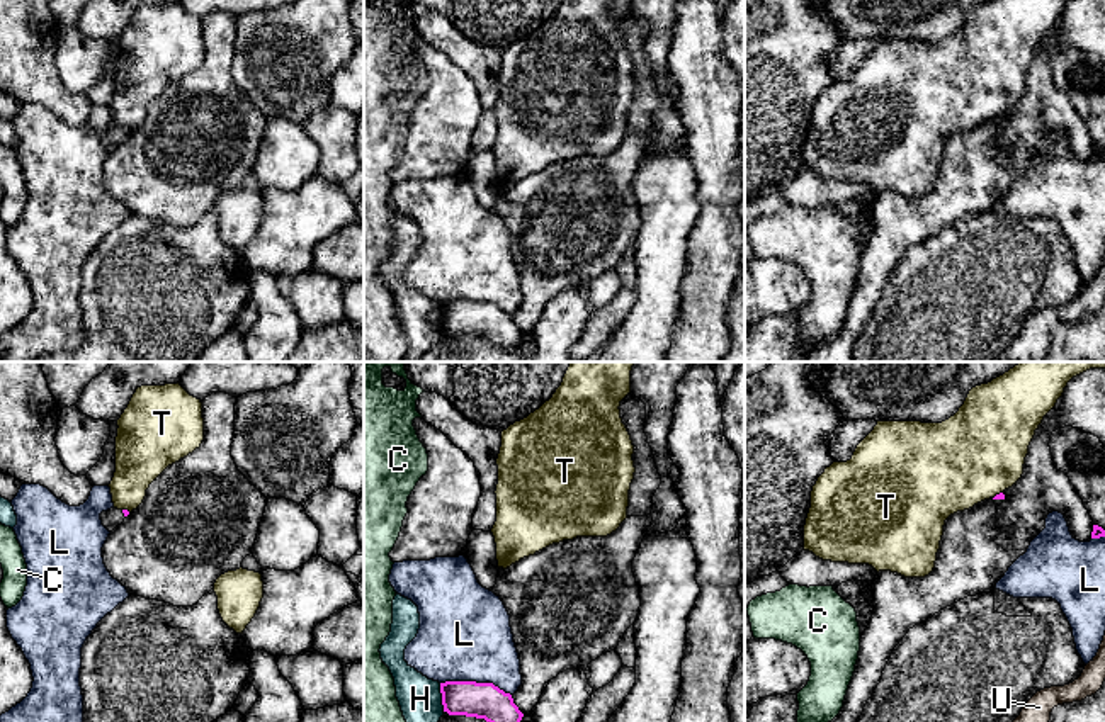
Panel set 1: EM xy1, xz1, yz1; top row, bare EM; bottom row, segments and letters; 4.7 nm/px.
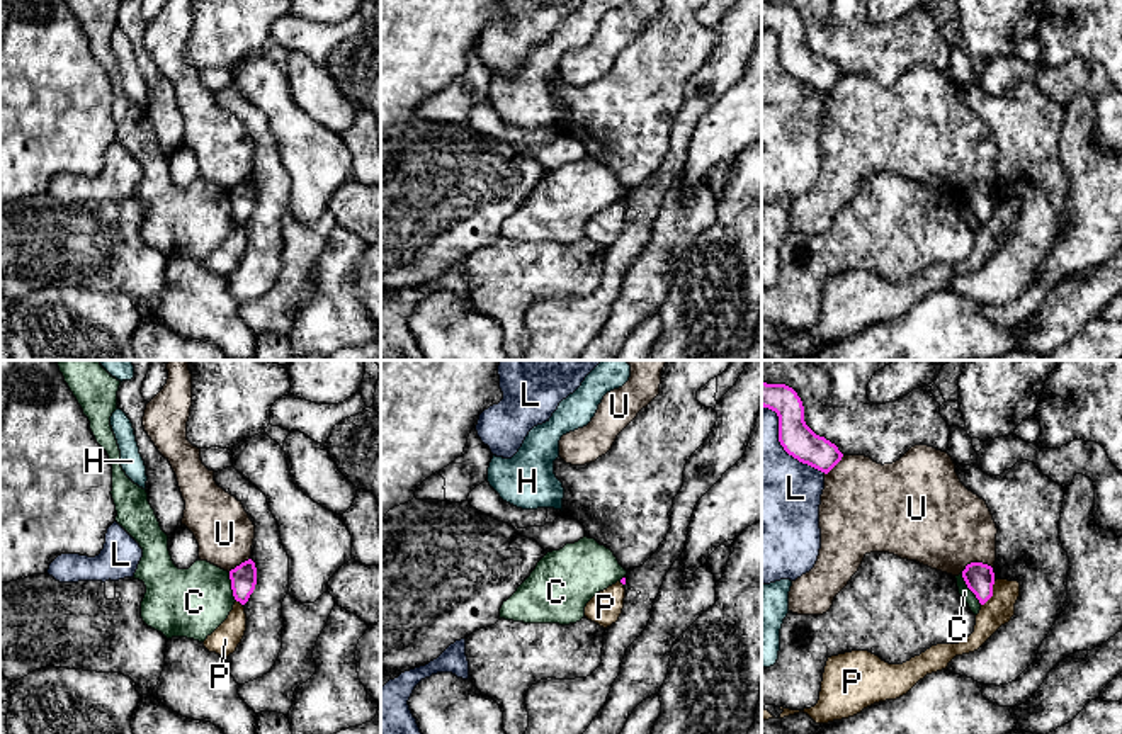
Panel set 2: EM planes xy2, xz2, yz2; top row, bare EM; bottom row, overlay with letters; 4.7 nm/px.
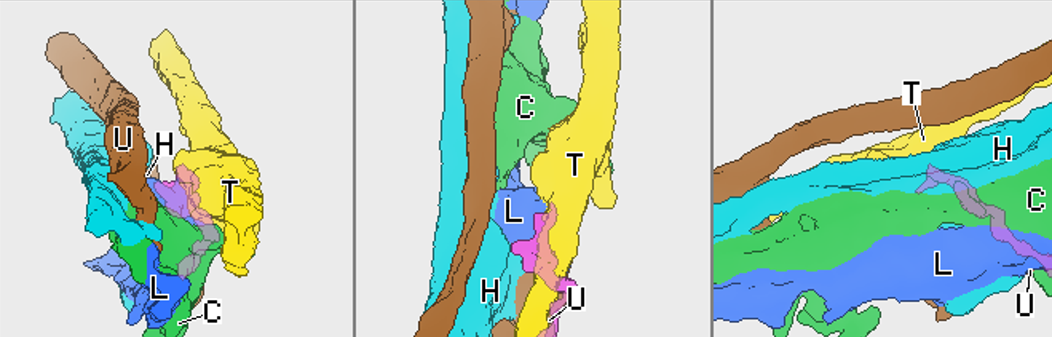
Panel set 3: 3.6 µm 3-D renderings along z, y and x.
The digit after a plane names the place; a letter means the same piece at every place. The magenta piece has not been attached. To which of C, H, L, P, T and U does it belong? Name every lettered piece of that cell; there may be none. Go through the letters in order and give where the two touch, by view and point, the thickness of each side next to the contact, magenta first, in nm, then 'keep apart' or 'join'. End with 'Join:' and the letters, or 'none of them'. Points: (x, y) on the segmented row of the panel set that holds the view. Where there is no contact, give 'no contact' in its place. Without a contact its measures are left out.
C: yz2 (968, 587) | 140/60 nm | keep apart
H: xz1 (442, 697) | 180/200 nm | keep apart
L: xz1 (475, 682) | 180/440 nm | keep apart
P: yz2 (991, 593) | 140/140 nm | keep apart
T: yz1 (997, 495) | 30/420 nm | keep apart
U: yz2 (976, 563) | 140/420 nm | keep apart
Join: none of them

